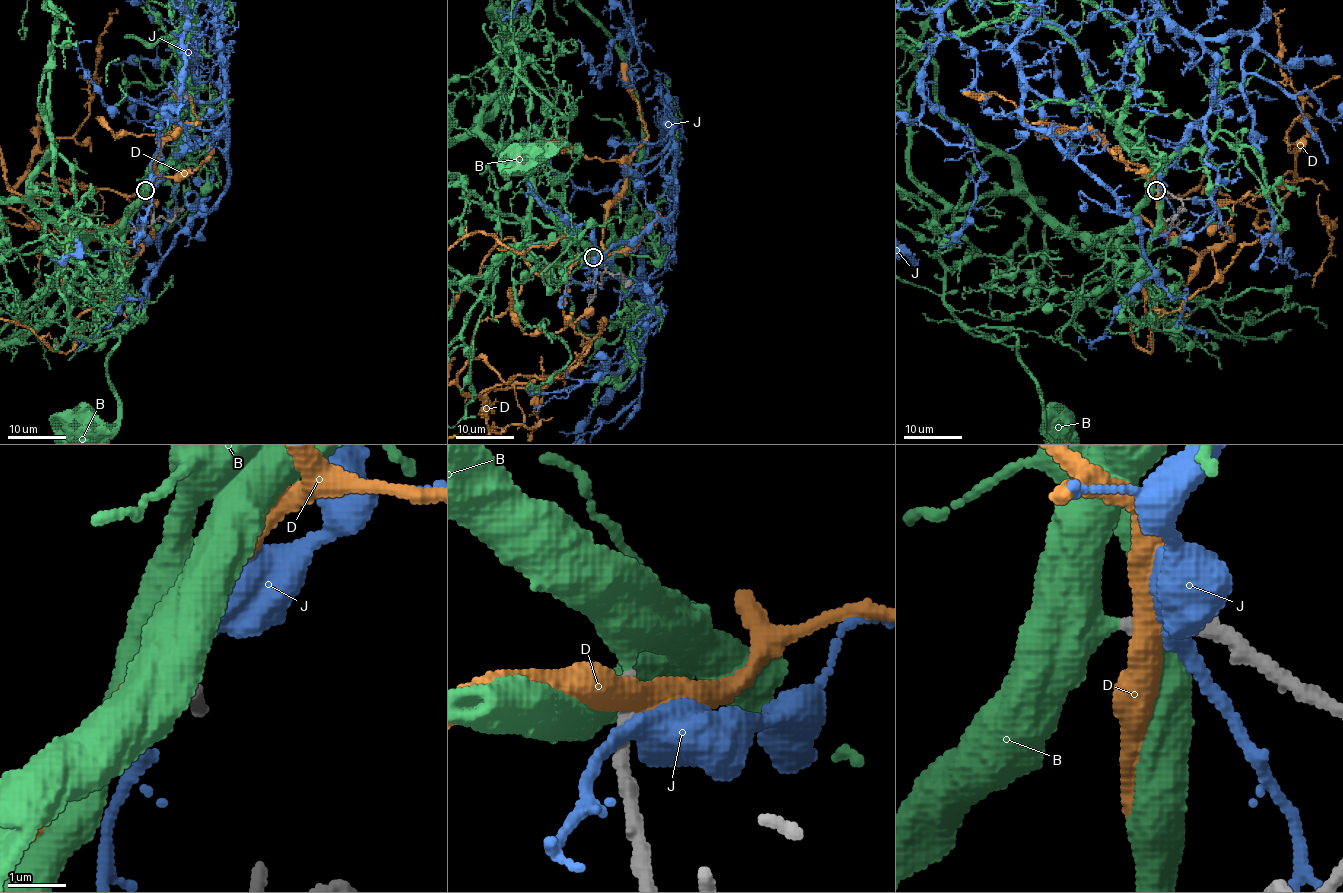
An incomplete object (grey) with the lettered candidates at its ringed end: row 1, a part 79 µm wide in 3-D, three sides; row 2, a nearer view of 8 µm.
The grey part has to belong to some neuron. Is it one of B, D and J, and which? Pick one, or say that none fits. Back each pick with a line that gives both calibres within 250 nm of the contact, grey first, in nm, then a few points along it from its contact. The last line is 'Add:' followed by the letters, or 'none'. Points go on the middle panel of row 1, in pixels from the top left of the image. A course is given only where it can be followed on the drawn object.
B: 280 nm thick on the grey side, 500 nm on the other; it runs (593, 260), (482, 133), (519, 80), (514, 41), (517, 71), (567, 118), (555, 123), (565, 143), (516, 156)
Add: B

